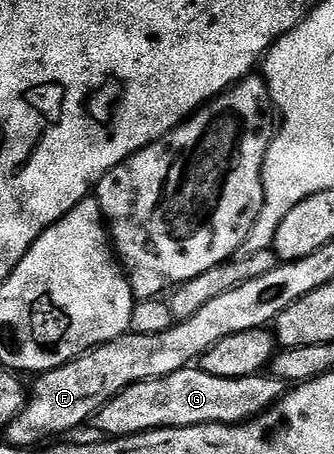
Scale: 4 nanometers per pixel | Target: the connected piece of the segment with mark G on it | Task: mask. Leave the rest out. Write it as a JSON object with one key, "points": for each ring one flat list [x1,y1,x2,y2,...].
{"points":[[202,367,182,368,165,378,137,382,117,398,105,402,93,417,93,425,103,438,132,436,158,428,184,428,202,424,243,424,260,416,285,395,284,381,270,374,245,378,217,378]]}

